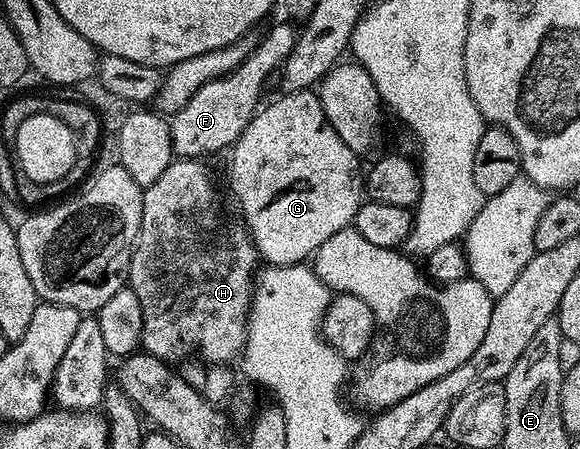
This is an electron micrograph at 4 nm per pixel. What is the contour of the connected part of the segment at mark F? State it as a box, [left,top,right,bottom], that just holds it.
[169,22,299,160]

